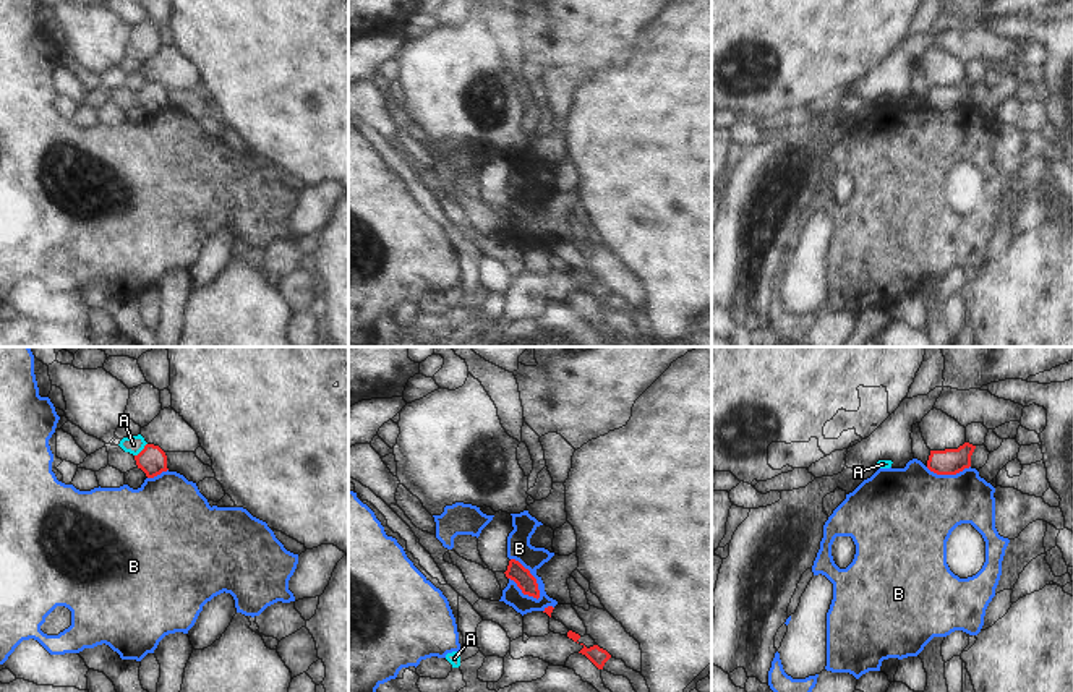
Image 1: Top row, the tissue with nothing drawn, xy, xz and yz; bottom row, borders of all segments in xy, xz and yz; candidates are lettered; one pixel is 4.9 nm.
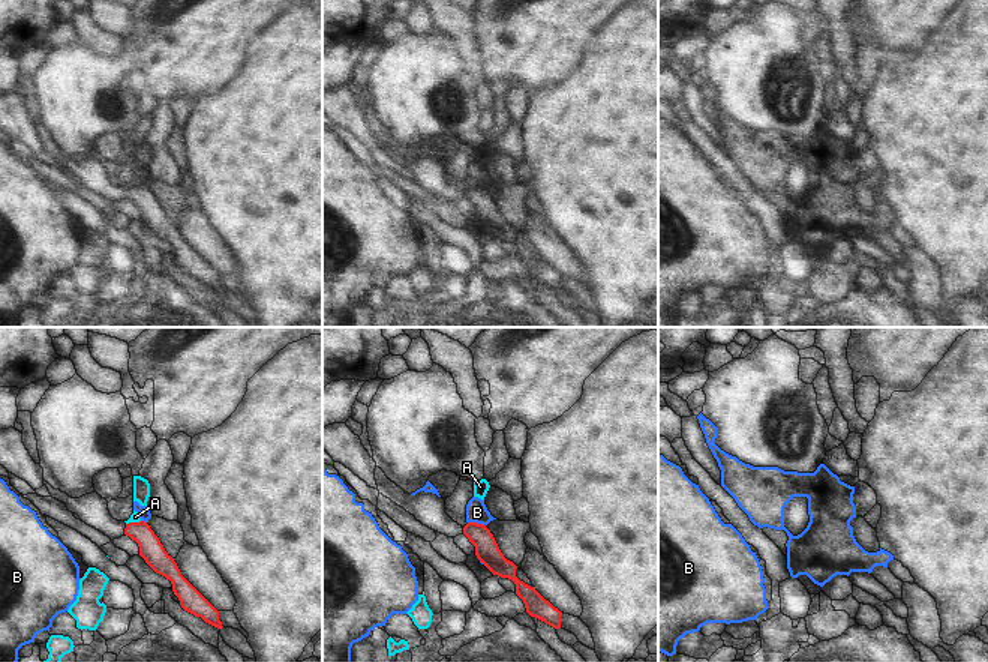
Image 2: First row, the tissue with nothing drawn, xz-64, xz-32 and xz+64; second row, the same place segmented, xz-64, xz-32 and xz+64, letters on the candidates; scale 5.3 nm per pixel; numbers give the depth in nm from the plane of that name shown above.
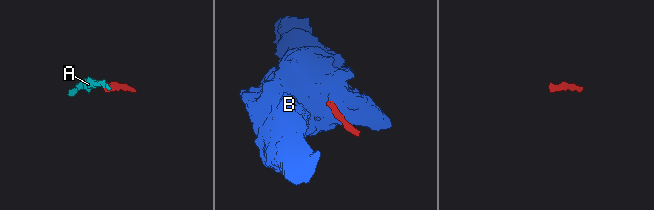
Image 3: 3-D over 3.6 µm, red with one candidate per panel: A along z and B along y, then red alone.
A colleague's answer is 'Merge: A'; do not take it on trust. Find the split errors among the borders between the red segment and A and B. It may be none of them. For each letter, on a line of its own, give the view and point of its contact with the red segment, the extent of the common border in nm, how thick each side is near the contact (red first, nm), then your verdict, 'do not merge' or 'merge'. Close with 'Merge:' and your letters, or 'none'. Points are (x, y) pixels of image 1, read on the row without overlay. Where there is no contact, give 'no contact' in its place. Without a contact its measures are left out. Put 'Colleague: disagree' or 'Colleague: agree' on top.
Colleague: disagree
A: xy (143, 86) | 90 nm | 140/90 nm | do not merge
B: xz (534, 214) | 260 nm | 90/120 nm | do not merge
Merge: none

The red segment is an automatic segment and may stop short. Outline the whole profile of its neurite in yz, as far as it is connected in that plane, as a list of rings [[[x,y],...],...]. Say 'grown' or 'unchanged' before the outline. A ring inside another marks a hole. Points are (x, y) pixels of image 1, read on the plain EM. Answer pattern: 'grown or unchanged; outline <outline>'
unchanged; outline [[[964,79],[958,86],[930,88],[927,105],[937,112],[956,112],[971,104],[976,83]]]

